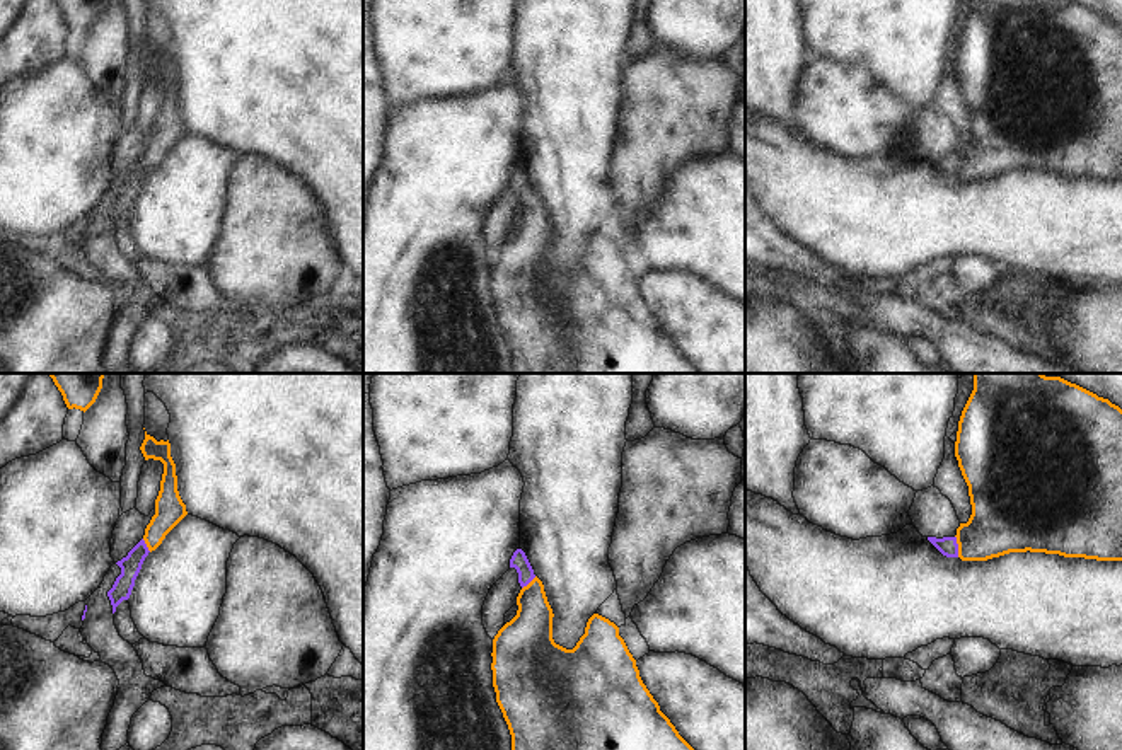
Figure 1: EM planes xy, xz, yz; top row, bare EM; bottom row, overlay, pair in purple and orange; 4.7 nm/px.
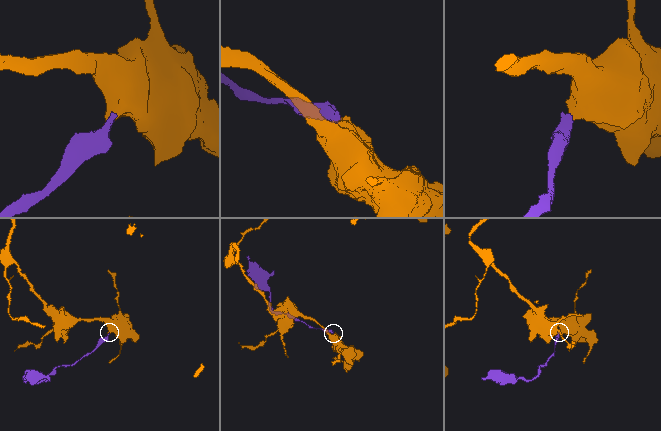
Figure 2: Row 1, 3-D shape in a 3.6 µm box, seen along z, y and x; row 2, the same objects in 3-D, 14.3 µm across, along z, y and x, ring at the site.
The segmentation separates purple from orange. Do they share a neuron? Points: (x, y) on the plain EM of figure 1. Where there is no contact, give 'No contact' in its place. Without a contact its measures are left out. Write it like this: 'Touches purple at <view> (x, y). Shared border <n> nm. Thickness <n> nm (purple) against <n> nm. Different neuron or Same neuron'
Touches purple at yz (957, 164). Shared border 110 nm. Thickness 90 nm (purple) against 320 nm. Same neuron.

